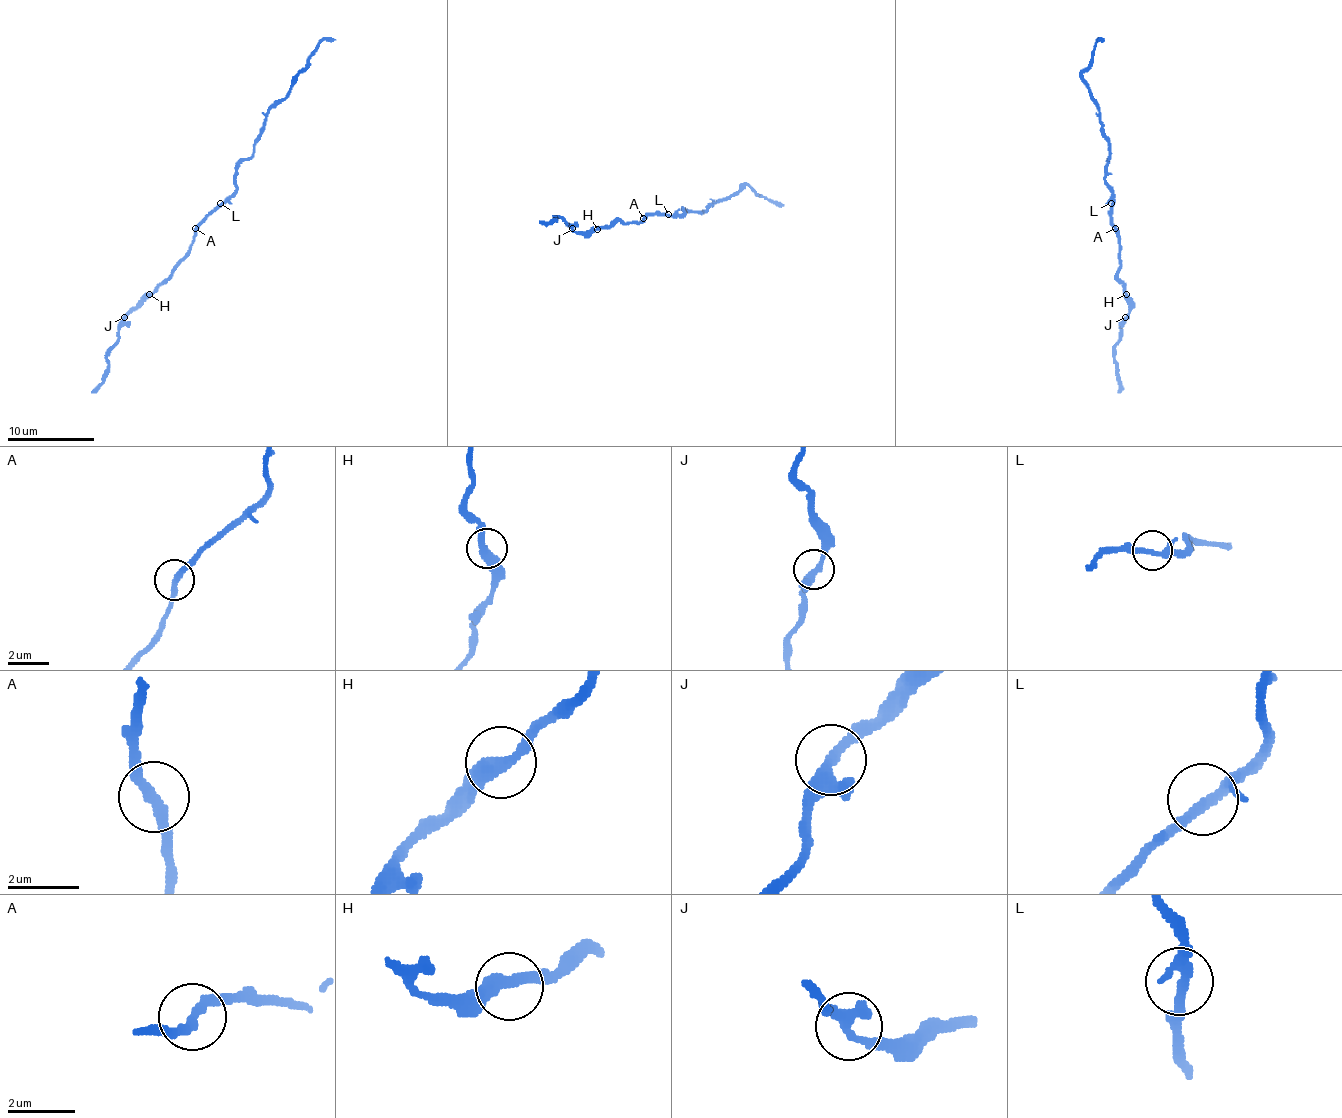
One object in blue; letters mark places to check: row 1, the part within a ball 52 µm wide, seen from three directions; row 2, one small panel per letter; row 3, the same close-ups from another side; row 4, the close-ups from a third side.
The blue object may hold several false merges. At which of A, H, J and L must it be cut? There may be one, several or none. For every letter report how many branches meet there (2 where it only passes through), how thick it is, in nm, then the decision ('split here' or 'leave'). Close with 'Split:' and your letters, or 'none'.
A: branches 2; calibre 280 nm; leave
H: branches 2; calibre 380 nm; leave
J: branches 3; calibre 280 nm; leave
L: branches 3; calibre 220 nm; leave
Split: none

